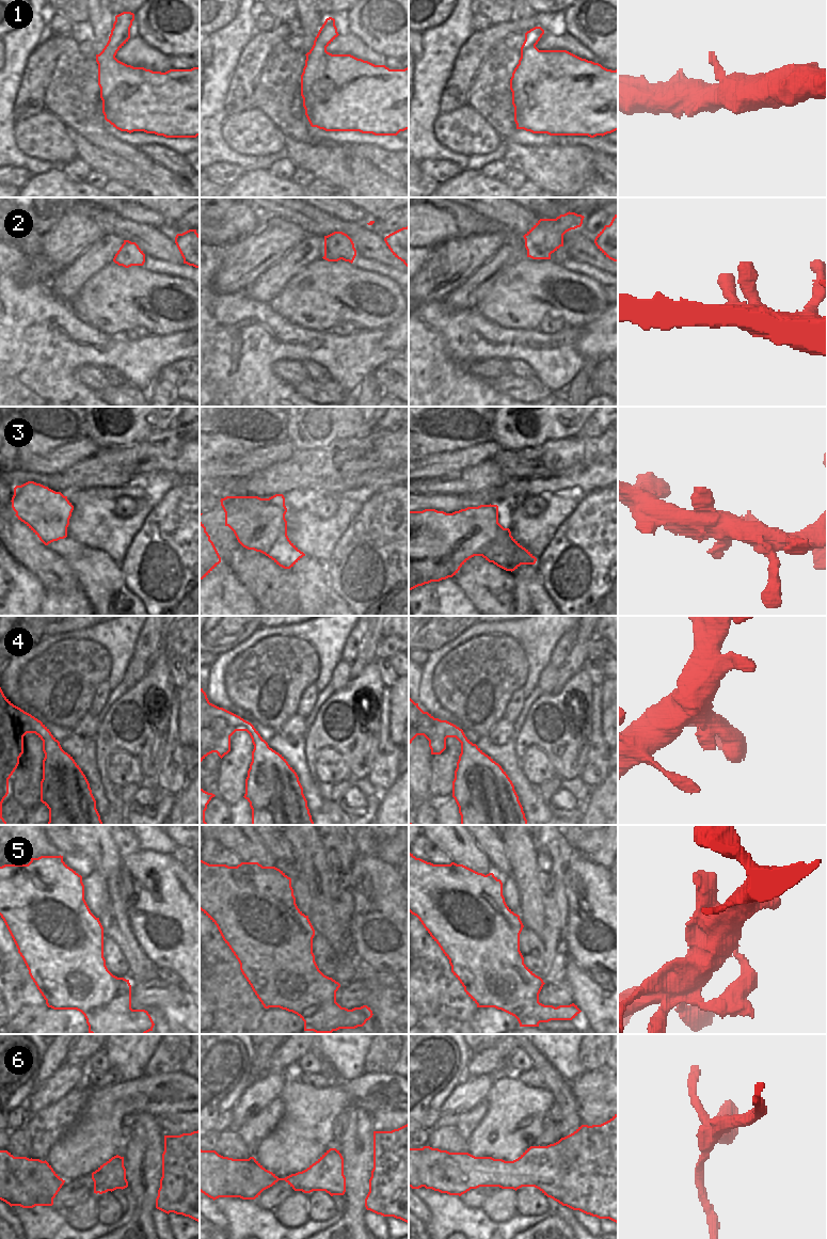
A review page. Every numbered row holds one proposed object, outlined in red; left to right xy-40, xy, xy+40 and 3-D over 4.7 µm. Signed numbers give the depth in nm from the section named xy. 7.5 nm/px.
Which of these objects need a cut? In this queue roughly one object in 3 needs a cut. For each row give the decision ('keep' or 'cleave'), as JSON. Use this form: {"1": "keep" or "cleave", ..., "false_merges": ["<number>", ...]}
{"1": "keep", "2": "keep", "3": "keep", "4": "keep", "5": "keep", "6": "cleave", "false_merges": ["6"]}

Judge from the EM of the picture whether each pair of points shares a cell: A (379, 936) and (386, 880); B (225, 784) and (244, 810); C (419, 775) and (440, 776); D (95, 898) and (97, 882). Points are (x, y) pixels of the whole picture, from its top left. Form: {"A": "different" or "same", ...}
{"A": "same", "B": "different", "C": "different", "D": "same"}

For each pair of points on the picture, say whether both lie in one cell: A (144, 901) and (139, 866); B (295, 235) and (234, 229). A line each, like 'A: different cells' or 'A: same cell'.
A: same cell
B: different cells

